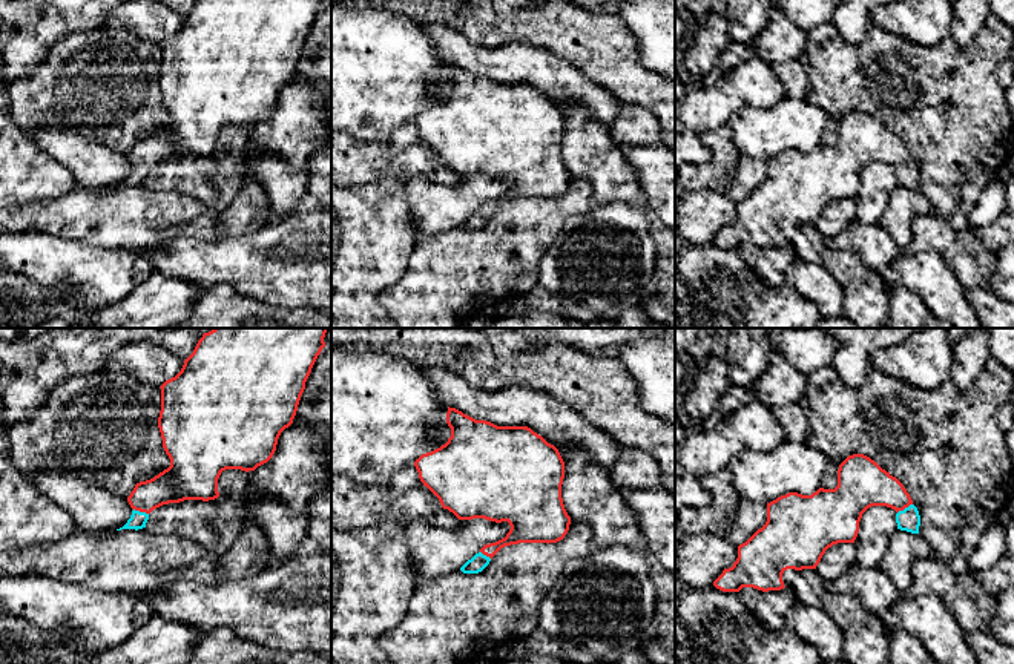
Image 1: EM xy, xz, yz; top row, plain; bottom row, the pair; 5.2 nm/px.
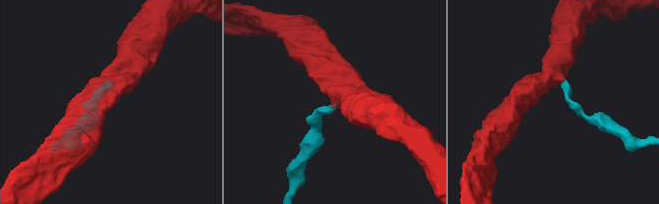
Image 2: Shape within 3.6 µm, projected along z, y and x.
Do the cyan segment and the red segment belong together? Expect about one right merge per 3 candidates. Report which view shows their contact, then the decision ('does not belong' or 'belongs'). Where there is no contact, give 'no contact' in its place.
xy | belongs

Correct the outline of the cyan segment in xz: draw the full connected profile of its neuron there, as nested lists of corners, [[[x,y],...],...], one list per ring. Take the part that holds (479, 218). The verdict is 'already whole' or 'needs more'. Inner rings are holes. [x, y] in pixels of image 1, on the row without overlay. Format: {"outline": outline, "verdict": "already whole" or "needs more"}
{"outline": [[[449,63],[446,80],[451,84],[448,98],[414,118],[420,138],[439,155],[442,164],[459,176],[485,175],[508,178],[511,182],[505,195],[485,201],[468,216],[460,224],[463,230],[482,228],[505,202],[549,201],[565,195],[571,181],[561,155],[565,118],[554,101],[528,83],[497,83]]], "verdict": "needs more"}

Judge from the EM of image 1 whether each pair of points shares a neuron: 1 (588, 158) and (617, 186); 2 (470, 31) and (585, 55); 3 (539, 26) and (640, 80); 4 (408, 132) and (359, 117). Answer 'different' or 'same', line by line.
1: same
2: same
3: same
4: different

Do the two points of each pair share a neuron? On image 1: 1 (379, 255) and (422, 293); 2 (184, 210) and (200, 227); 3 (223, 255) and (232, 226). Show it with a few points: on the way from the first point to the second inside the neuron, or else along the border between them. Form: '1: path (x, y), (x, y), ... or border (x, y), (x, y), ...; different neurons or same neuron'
1: border (416, 241), (407, 270), (379, 292), (382, 305); different neurons
2: path (189, 215), (197, 223); same neuron
3: border (261, 226), (244, 235), (221, 239); different neurons

